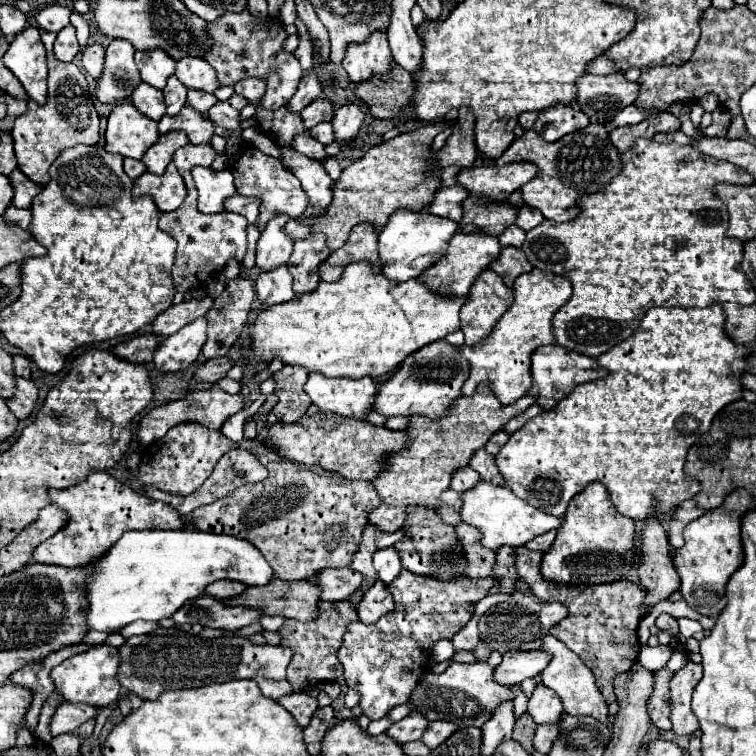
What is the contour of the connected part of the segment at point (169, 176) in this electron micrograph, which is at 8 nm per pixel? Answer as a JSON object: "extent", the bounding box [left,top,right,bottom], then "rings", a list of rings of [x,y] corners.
{"extent":[132,164,186,212],"rings":[[[168,164],[166,172],[162,176],[144,172],[140,178],[136,178],[132,194],[134,196],[148,194],[154,198],[160,212],[170,212],[170,210],[176,210],[184,202],[186,186],[184,186],[184,180],[178,174],[176,166]]]}

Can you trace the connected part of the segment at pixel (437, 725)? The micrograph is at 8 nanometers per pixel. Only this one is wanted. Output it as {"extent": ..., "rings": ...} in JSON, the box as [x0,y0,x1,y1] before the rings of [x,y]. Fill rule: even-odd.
{"extent":[422,722,456,750],"rings":[[[430,722],[430,726],[424,730],[422,734],[422,742],[434,750],[438,744],[442,744],[452,732],[456,730],[456,726],[452,722]]]}

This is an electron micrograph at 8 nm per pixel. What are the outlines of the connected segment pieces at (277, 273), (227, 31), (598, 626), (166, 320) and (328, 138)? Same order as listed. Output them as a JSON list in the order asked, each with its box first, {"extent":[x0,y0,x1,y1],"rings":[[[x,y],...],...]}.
[{"extent":[256,266,294,304],"rings":[[[280,266],[272,272],[262,272],[256,278],[256,294],[262,304],[280,304],[294,298],[292,290],[292,276],[288,274],[286,266]]]},{"extent":[204,8,304,110],"rings":[[[246,8],[242,12],[222,14],[222,18],[206,24],[206,38],[210,38],[212,46],[204,54],[204,60],[216,70],[218,82],[222,86],[234,86],[244,78],[266,78],[262,106],[268,110],[284,106],[290,96],[294,96],[304,72],[298,58],[292,52],[286,52],[282,46],[288,38],[288,32],[278,18],[254,18]]]},{"extent":[516,546,644,704],"rings":[[[518,546],[516,550],[516,570],[520,580],[530,586],[530,592],[540,600],[560,600],[568,608],[568,616],[550,628],[550,634],[564,642],[572,652],[580,656],[580,660],[592,670],[596,678],[596,686],[604,694],[606,702],[612,704],[616,700],[614,678],[632,668],[638,658],[638,622],[640,622],[640,604],[644,598],[642,586],[618,580],[610,584],[572,584],[572,586],[552,586],[548,584],[540,572],[542,552],[528,550],[526,546]]]},{"extent":[150,296,212,338],"rings":[[[208,296],[200,300],[190,300],[190,302],[180,302],[176,306],[170,306],[166,312],[158,314],[158,318],[150,324],[152,332],[160,338],[176,334],[180,328],[184,328],[192,320],[206,316],[210,306],[212,306],[212,298]]]},{"extent":[310,122,334,146],"rings":[[[322,122],[322,124],[314,126],[314,128],[310,130],[310,134],[312,134],[318,142],[322,142],[324,146],[330,144],[330,142],[334,142],[334,132],[332,132],[332,124],[330,124],[330,122]]]}]

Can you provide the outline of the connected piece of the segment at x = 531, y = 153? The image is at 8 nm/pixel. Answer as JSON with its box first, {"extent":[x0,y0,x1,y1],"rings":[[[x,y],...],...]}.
{"extent":[496,122,620,222],"rings":[[[598,122],[588,124],[584,130],[566,134],[556,142],[544,142],[534,130],[524,130],[524,134],[516,138],[496,160],[498,166],[508,162],[532,162],[538,166],[538,178],[532,178],[528,184],[524,184],[520,188],[520,196],[524,204],[538,208],[544,218],[554,222],[576,218],[580,212],[576,198],[602,190],[602,186],[608,184],[620,170],[618,150],[614,150],[604,124]]]}

